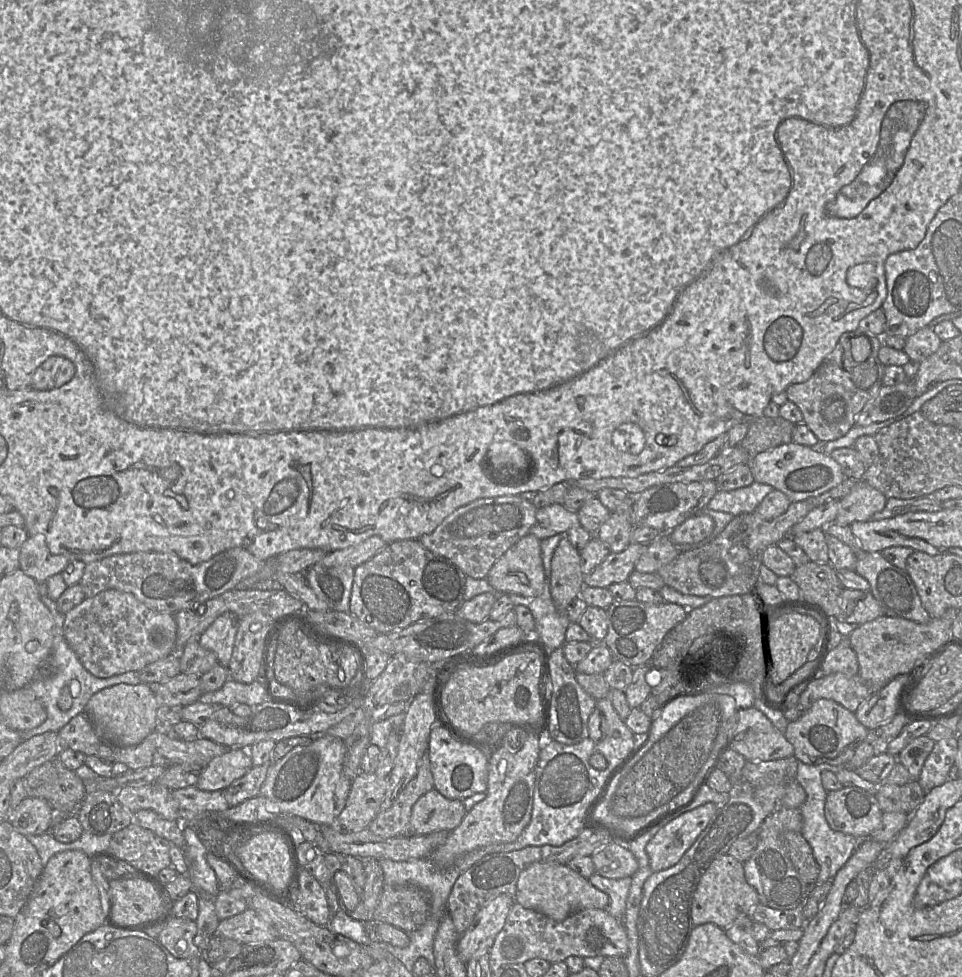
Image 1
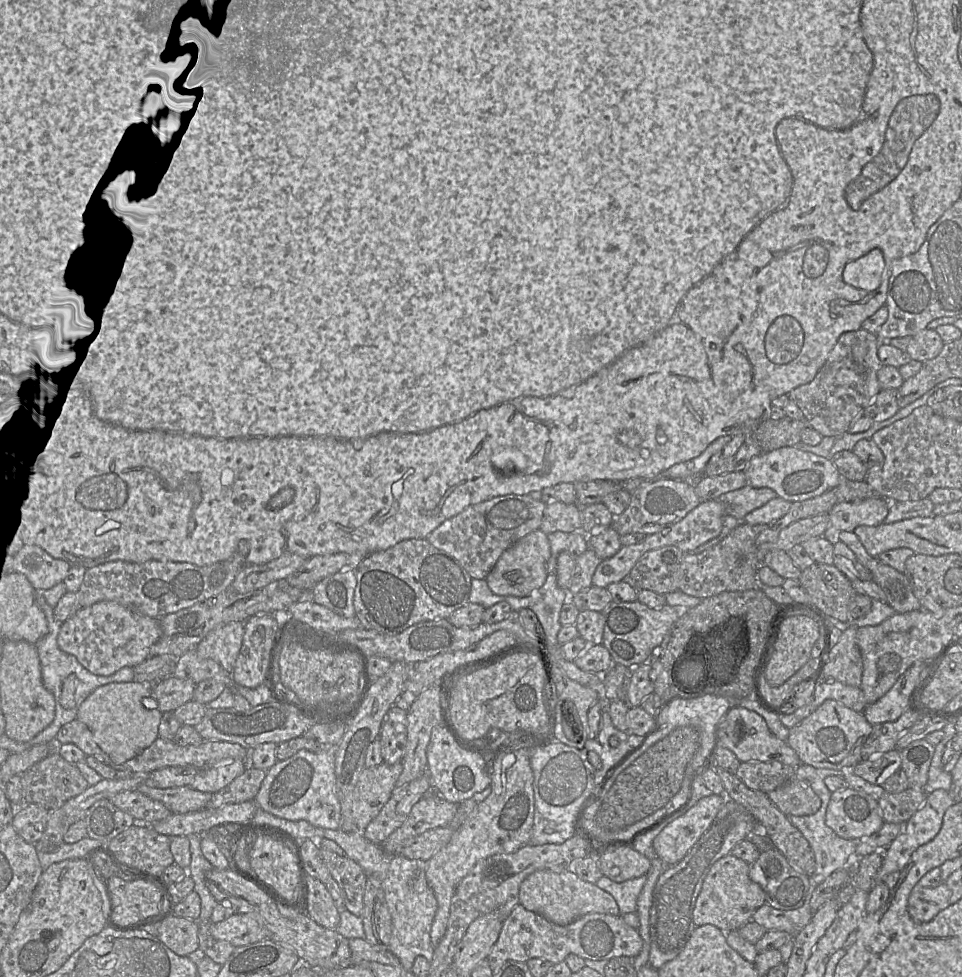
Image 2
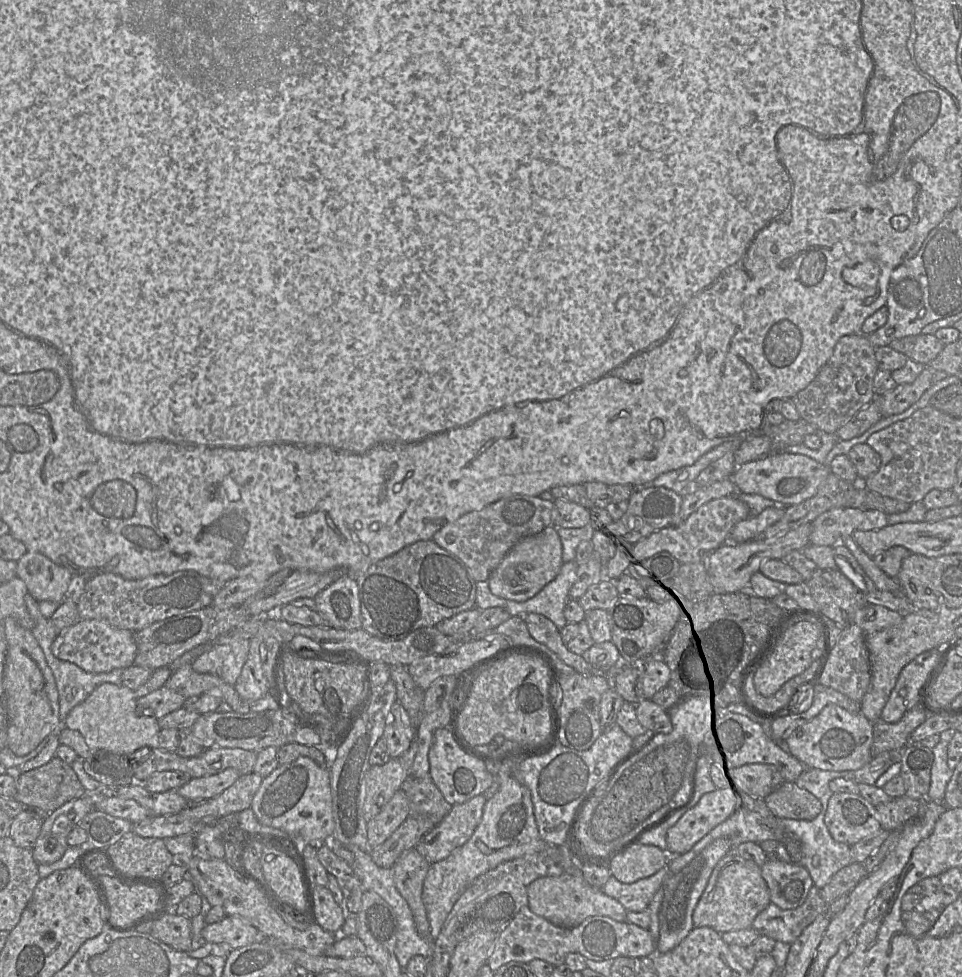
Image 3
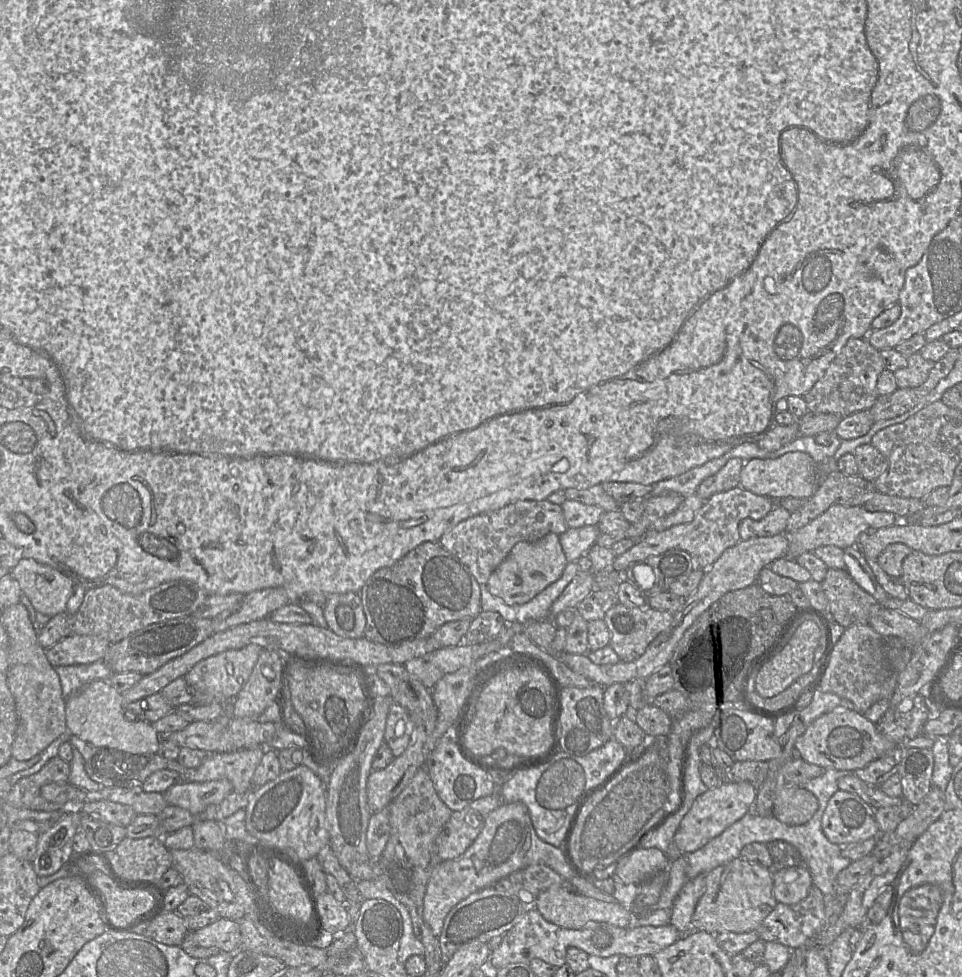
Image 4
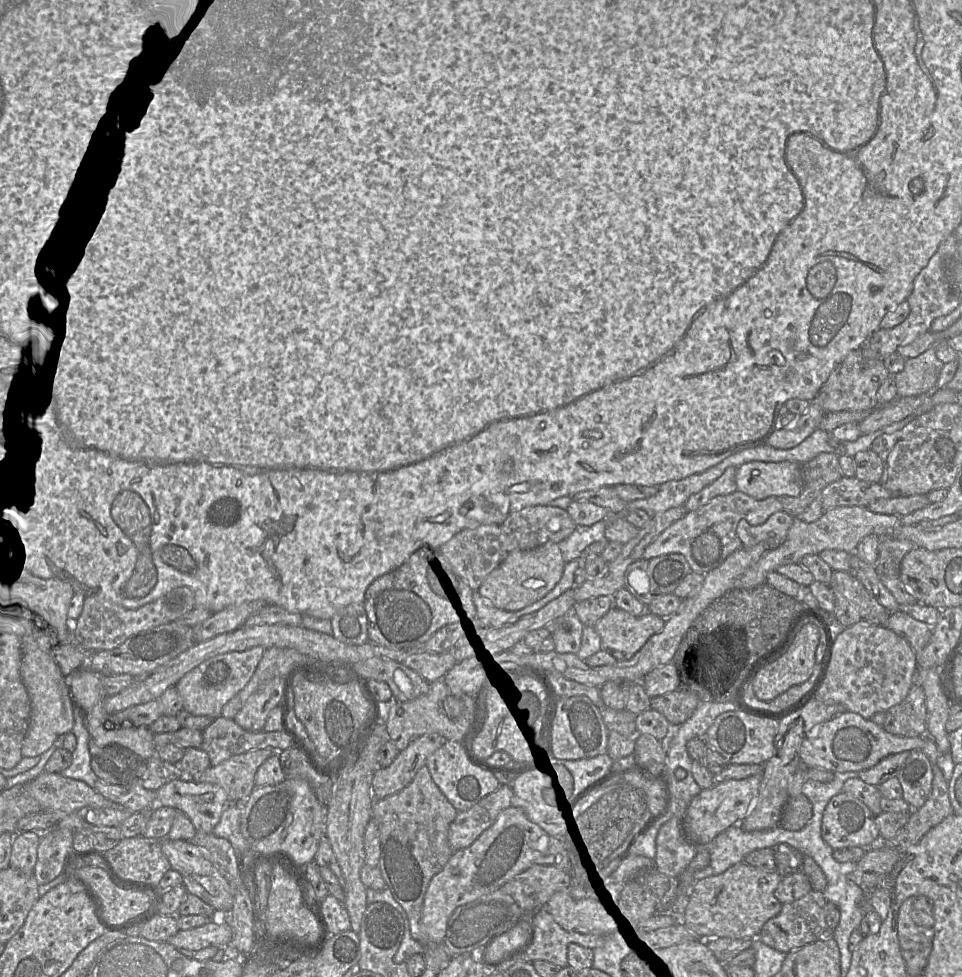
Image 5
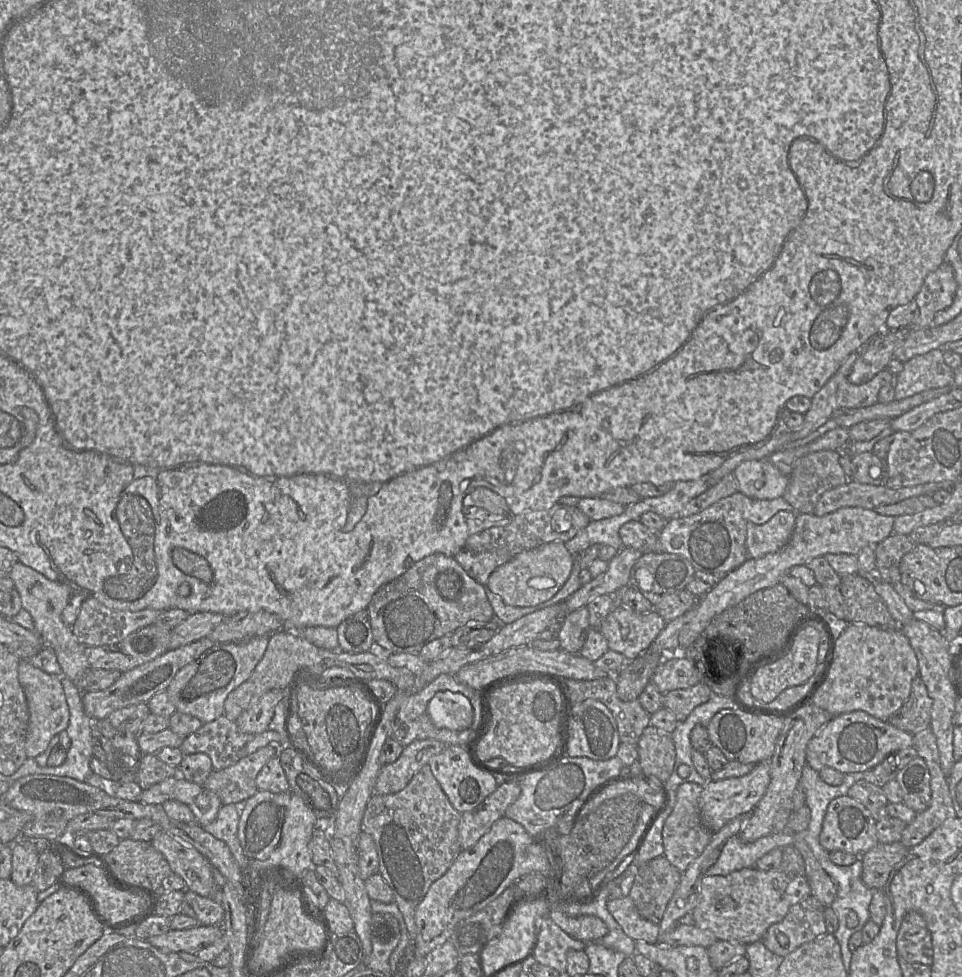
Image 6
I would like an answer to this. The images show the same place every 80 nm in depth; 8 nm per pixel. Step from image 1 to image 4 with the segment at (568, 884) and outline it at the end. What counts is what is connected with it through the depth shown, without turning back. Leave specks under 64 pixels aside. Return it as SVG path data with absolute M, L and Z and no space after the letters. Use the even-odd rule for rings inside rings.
M566 885L552 886L541 892L537 898L536 910L549 922L565 929L582 929L588 922L604 922L617 927L628 927L632 921L632 911L617 902L604 902L571 890Z

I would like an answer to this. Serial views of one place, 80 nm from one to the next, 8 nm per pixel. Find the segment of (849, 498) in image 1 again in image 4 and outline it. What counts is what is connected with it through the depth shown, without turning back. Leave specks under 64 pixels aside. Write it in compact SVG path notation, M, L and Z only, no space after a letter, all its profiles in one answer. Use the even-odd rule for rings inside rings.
M832 505L806 526L787 534L789 546L785 558L796 560L805 552L813 552L821 546L836 546L845 549L855 546L859 535L868 529L886 528L897 523L899 518L890 512L869 512L862 506Z

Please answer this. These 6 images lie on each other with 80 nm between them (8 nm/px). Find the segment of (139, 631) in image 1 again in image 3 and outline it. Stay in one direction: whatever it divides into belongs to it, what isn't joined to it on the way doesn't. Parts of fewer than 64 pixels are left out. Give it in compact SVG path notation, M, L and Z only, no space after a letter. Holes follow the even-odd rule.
M79 620L61 631L52 643L52 653L60 660L72 662L91 673L104 673L134 664L137 646L134 632L119 629L105 620Z

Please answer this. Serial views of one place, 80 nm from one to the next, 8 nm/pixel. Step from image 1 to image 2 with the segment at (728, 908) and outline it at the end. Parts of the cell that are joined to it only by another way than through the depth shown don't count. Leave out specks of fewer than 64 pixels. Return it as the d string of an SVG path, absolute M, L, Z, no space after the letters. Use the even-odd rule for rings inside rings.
M728 854L714 863L707 874L693 910L696 927L711 924L729 933L752 920L755 911L765 904L765 893L749 877L750 864Z

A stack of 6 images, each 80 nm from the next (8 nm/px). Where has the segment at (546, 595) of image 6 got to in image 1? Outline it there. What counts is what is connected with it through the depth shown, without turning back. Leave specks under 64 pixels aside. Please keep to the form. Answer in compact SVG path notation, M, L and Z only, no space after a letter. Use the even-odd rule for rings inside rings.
M528 533L498 559L487 576L498 593L535 597L543 592L546 576L540 543L539 538Z

